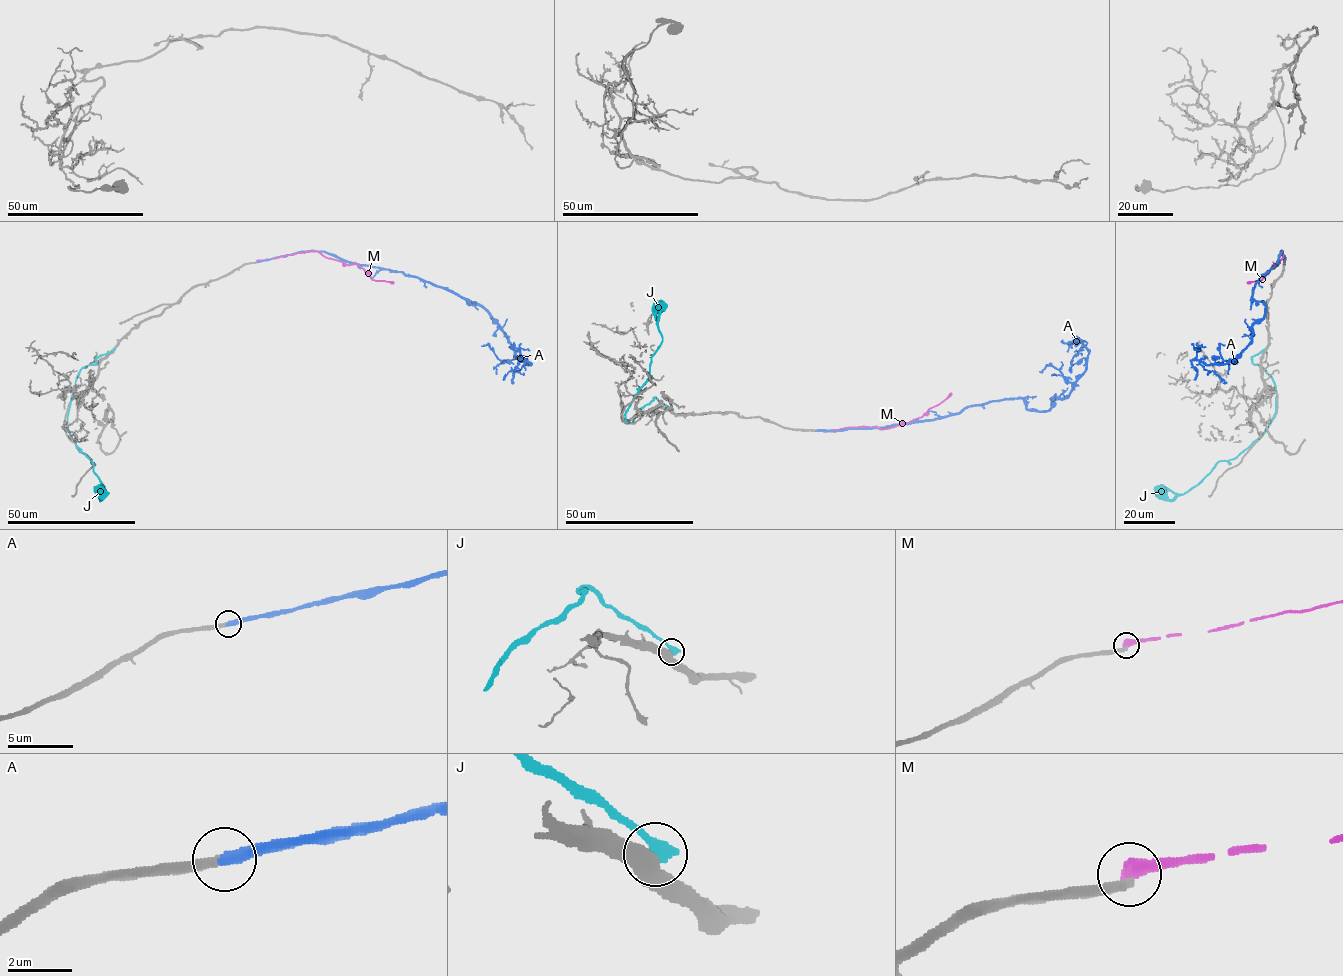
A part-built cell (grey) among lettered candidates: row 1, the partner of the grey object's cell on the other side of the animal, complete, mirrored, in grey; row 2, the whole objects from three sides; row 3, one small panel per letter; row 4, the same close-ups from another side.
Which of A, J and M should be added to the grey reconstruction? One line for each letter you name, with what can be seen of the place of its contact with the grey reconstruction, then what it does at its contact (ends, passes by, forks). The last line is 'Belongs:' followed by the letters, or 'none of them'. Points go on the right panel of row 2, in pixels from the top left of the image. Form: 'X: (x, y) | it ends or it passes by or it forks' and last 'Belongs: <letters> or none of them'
A: (1284, 262) | it ends
Belongs: A

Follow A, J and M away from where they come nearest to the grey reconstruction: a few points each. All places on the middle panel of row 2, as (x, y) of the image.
A: (815, 430), (925, 421), (1003, 399), (1047, 411), (1085, 369), (1084, 346), (1071, 369)
J: (671, 410), (654, 398), (631, 422), (625, 420), (662, 340), (656, 315), (662, 300)
M: (815, 430), (867, 427), (881, 429), (900, 425), (920, 418), (951, 393)

